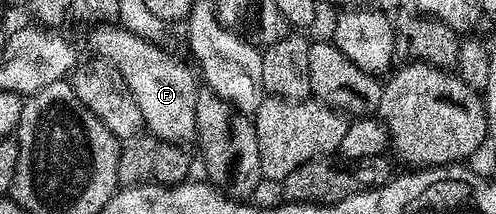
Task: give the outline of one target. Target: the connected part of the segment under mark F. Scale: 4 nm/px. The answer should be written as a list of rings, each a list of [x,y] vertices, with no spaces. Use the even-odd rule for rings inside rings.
[[[104,22],[95,28],[98,29],[91,34],[90,44],[101,59],[109,61],[124,76],[132,98],[136,98],[140,106],[143,125],[162,142],[171,140],[174,144],[182,144],[185,140],[193,141],[196,137],[196,98],[200,91],[195,69],[193,72],[184,61],[157,48],[155,41],[145,40],[117,23]]]

